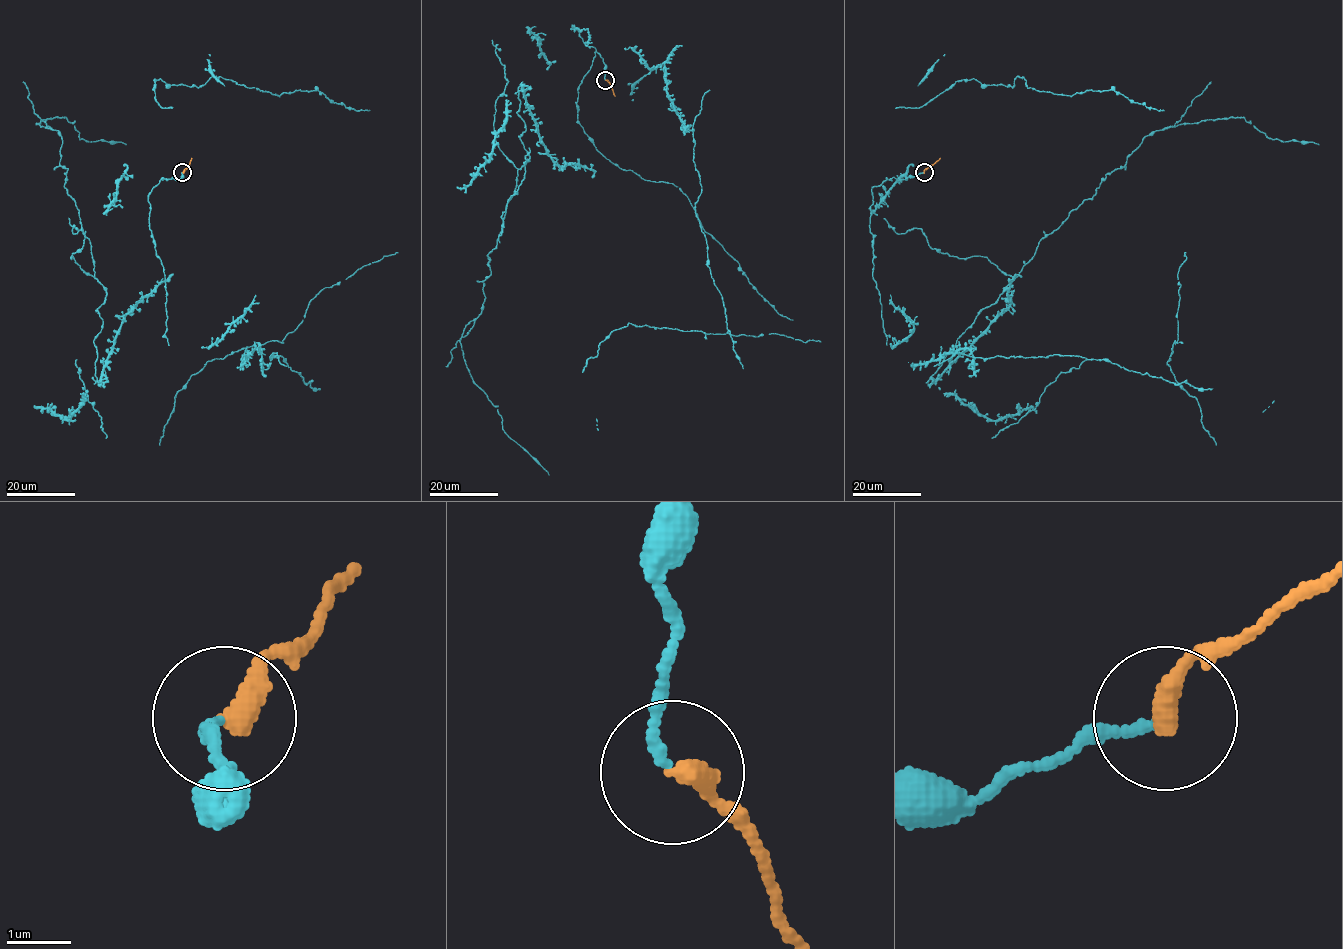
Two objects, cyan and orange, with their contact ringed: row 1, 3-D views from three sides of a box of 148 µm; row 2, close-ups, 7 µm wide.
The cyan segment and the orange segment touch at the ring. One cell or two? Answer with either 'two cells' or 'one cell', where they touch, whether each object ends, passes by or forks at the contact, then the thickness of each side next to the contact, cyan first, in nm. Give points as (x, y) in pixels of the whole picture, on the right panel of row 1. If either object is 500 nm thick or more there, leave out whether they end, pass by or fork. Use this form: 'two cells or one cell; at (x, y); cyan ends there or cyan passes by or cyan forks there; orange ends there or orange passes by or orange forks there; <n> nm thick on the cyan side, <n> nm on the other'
one cell; at (924, 172); cyan ends there; orange ends there; 140 nm thick on the cyan side, 400 nm on the other

